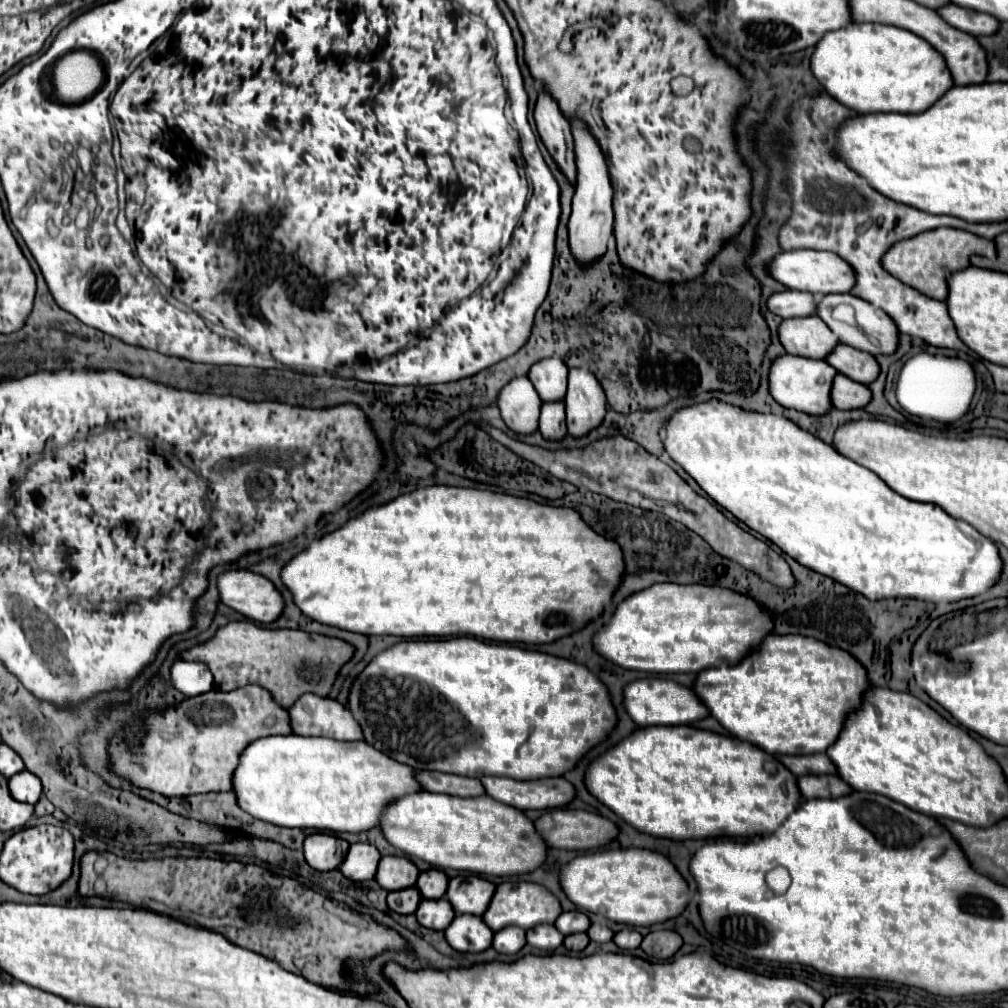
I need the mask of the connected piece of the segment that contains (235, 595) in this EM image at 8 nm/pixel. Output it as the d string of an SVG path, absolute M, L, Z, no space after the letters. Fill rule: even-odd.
M250 570L224 572L218 578L218 590L226 606L256 622L274 622L284 612L280 590L268 578Z

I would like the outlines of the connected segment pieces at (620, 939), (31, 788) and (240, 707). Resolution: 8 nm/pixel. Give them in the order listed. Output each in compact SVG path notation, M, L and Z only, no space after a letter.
M626 928L626 930L620 930L620 932L614 936L614 942L616 942L622 950L634 950L634 948L640 946L642 934L636 932L636 930Z
M28 770L14 774L12 780L8 780L8 786L10 786L12 796L16 796L16 800L24 800L26 804L36 804L42 794L40 780Z
M244 686L232 692L210 690L164 714L152 714L146 722L148 736L136 752L130 752L120 736L112 740L112 770L130 778L136 786L164 796L230 792L234 790L232 778L240 754L250 742L274 734L292 734L288 710L276 704L262 686Z

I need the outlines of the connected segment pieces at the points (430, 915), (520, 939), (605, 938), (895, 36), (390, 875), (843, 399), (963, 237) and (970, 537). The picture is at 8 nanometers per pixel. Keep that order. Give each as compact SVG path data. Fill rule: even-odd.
M446 898L440 900L422 900L418 910L416 910L416 918L424 928L432 928L432 930L446 930L448 924L454 920L454 908Z
M518 926L502 928L500 932L494 934L494 942L492 942L492 946L500 954L516 954L524 944L526 944L526 930Z
M594 922L594 924L588 928L588 936L590 936L590 940L592 940L592 942L604 944L604 942L610 942L610 940L612 940L614 932L612 932L610 928L606 928L606 926L602 926L602 924Z
M852 24L828 32L812 56L812 72L826 92L858 114L928 110L952 86L946 60L920 36L886 24Z
M384 856L378 866L376 882L386 890L404 890L416 884L420 870L406 856Z
M838 374L832 386L832 402L840 410L858 410L868 406L872 400L872 392L868 386L858 384L844 374Z
M936 228L936 230L922 232L914 238L908 238L908 240L902 240L902 242L894 244L884 254L882 264L898 280L910 284L912 288L920 290L922 294L926 294L930 298L936 298L936 300L944 302L948 298L948 278L950 278L950 274L954 274L962 268L968 268L972 254L994 258L996 256L994 240L980 238L976 234L956 230L956 228ZM962 256L964 256L964 266L962 266Z
M710 400L678 410L664 424L662 440L668 454L716 504L732 512L748 528L766 536L802 566L840 580L840 584L864 594L868 600L916 596L918 600L958 602L984 594L1000 578L996 544L968 522L952 518L936 504L902 498L872 470L852 462L836 452L834 446L820 442L782 416L746 412Z

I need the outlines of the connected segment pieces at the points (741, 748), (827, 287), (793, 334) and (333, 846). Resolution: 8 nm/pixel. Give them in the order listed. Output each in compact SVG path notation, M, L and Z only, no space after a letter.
M692 726L640 728L590 764L586 784L602 804L640 832L672 840L766 836L776 832L802 802L798 778L776 756L744 740Z
M818 250L782 252L772 262L772 276L776 276L776 280L782 280L786 288L804 290L812 294L824 294L824 296L826 294L846 294L856 284L856 274L846 260L842 260L834 252L818 252Z
M818 316L784 320L780 324L778 338L788 354L816 360L824 360L840 342Z
M316 832L304 840L306 862L318 872L336 870L344 862L348 848L350 848L350 844L346 840L332 836L332 834Z

